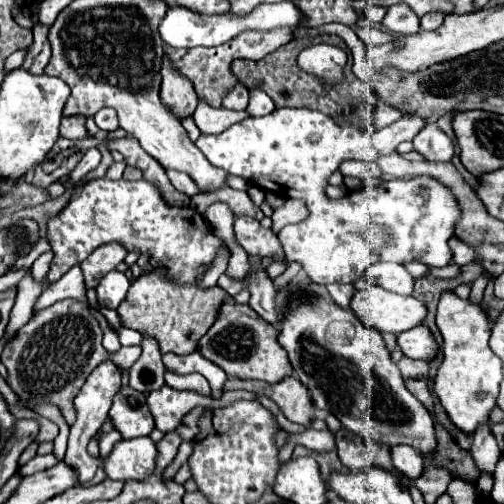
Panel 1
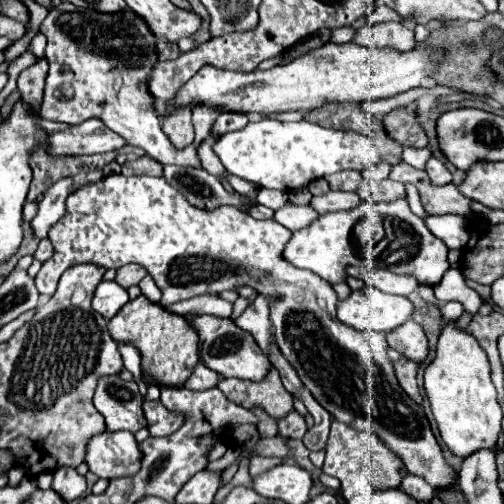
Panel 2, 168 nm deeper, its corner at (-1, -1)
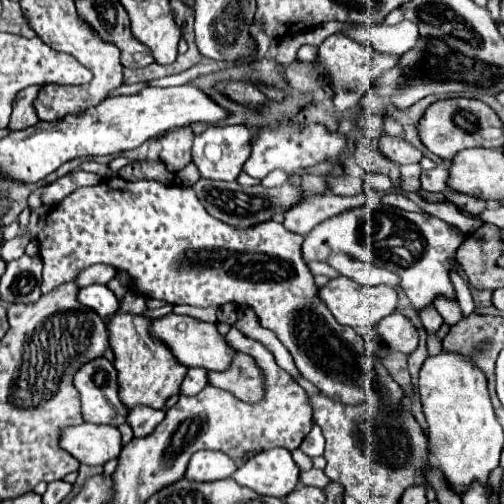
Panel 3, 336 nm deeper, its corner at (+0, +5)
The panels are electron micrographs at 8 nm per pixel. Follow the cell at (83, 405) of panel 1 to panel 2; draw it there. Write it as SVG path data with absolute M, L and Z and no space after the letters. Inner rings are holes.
M60 466L54 472L54 482L52 488L60 492L60 496L66 498L66 502L80 498L86 492L86 478L76 472L76 468L70 466Z

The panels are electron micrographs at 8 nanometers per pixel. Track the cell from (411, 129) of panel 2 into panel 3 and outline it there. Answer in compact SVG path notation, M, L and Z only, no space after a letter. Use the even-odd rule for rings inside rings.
M383 134L379 138L379 152L397 164L415 164L423 158L423 154L419 150L415 150L411 144L407 144L403 138L393 138Z

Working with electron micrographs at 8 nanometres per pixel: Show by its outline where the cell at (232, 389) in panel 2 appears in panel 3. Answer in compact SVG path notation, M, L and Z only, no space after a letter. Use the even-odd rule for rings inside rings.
M235 354L223 372L207 372L207 382L241 400L257 402L263 396L263 376L247 354Z

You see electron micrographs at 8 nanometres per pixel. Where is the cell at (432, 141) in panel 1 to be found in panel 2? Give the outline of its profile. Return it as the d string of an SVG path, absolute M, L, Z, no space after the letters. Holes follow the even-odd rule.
M430 156L430 160L426 162L426 172L428 172L428 176L430 176L430 180L434 184L448 184L448 182L452 182L450 170L444 166L444 162L440 162L434 156Z

